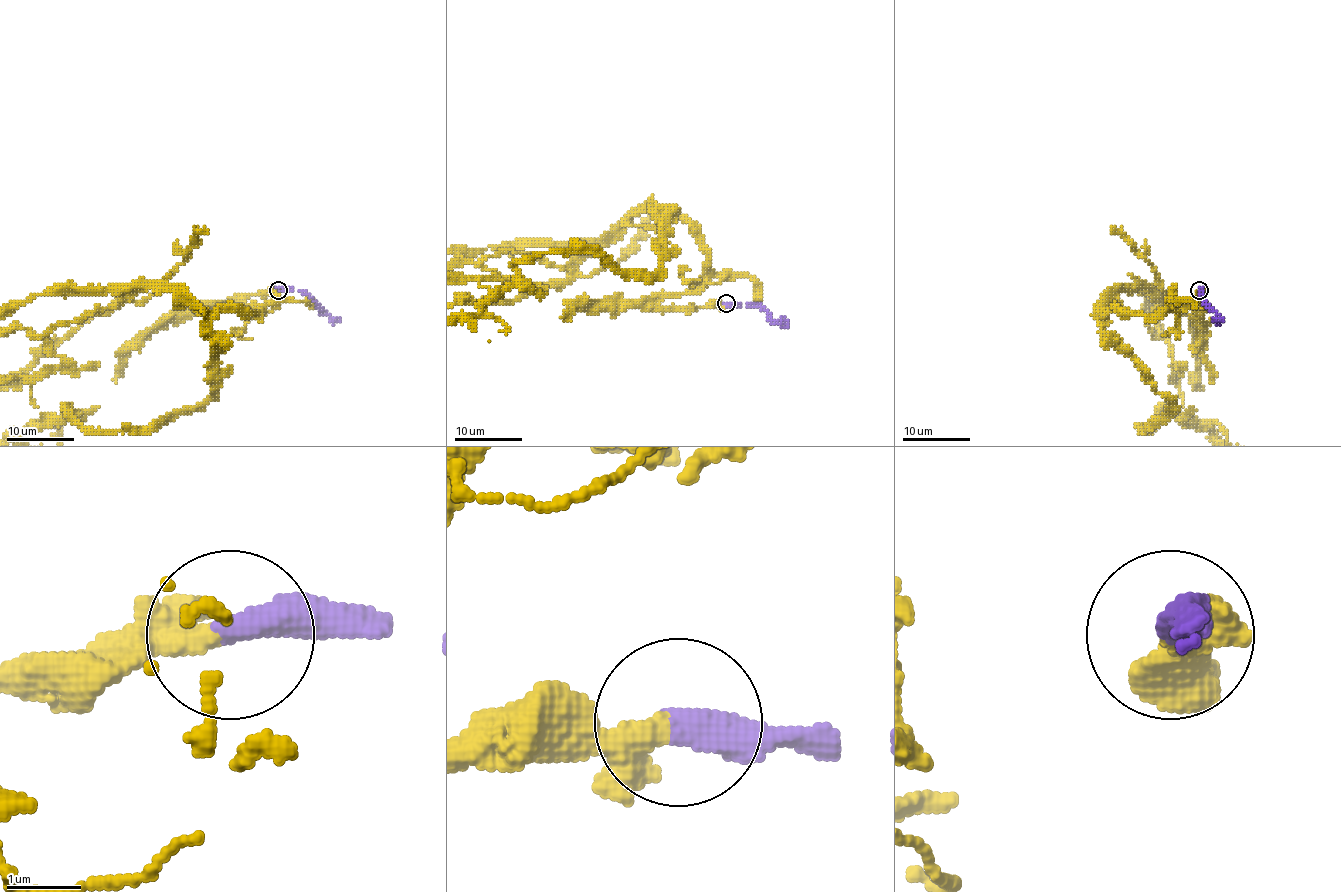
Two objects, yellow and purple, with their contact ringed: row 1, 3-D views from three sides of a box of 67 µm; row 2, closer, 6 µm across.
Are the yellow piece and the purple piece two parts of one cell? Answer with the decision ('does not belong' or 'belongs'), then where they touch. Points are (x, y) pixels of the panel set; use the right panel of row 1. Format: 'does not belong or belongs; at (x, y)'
belongs; at (1199, 290)

